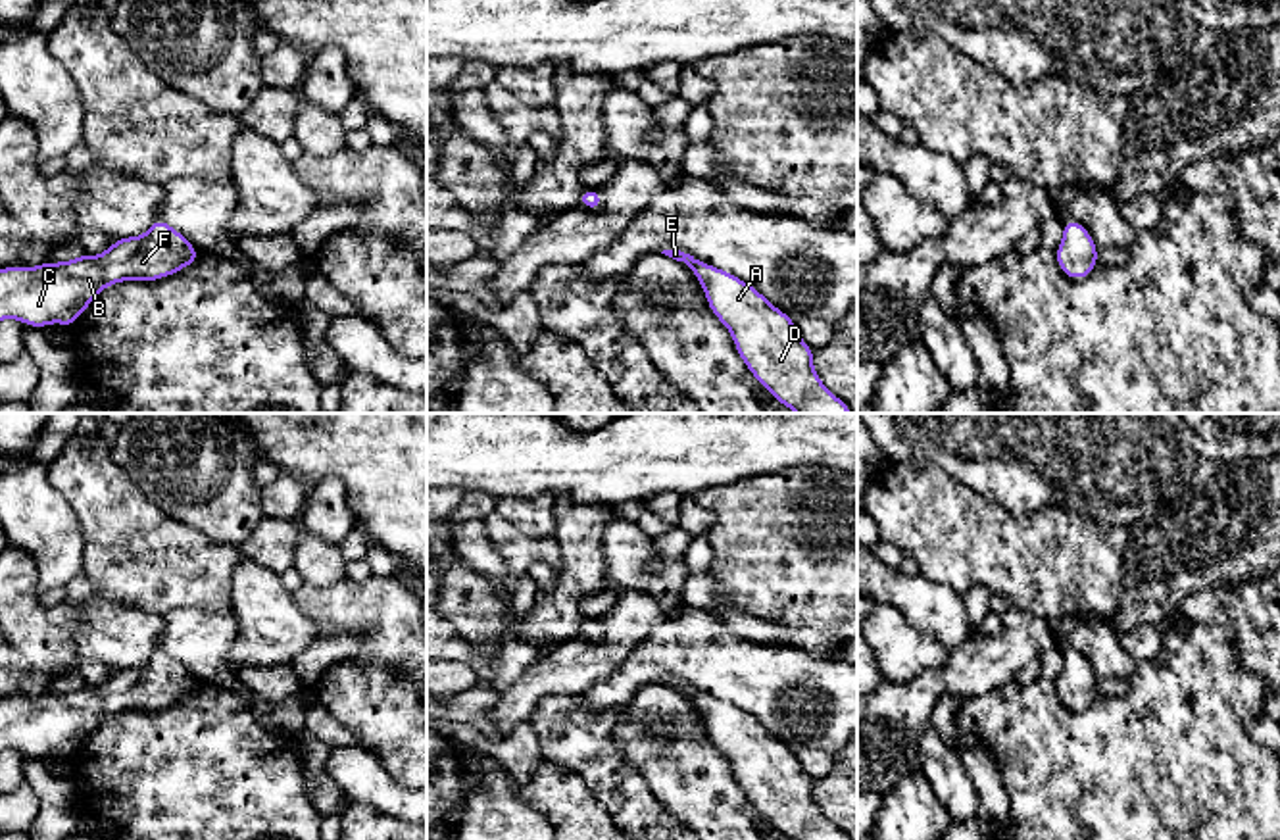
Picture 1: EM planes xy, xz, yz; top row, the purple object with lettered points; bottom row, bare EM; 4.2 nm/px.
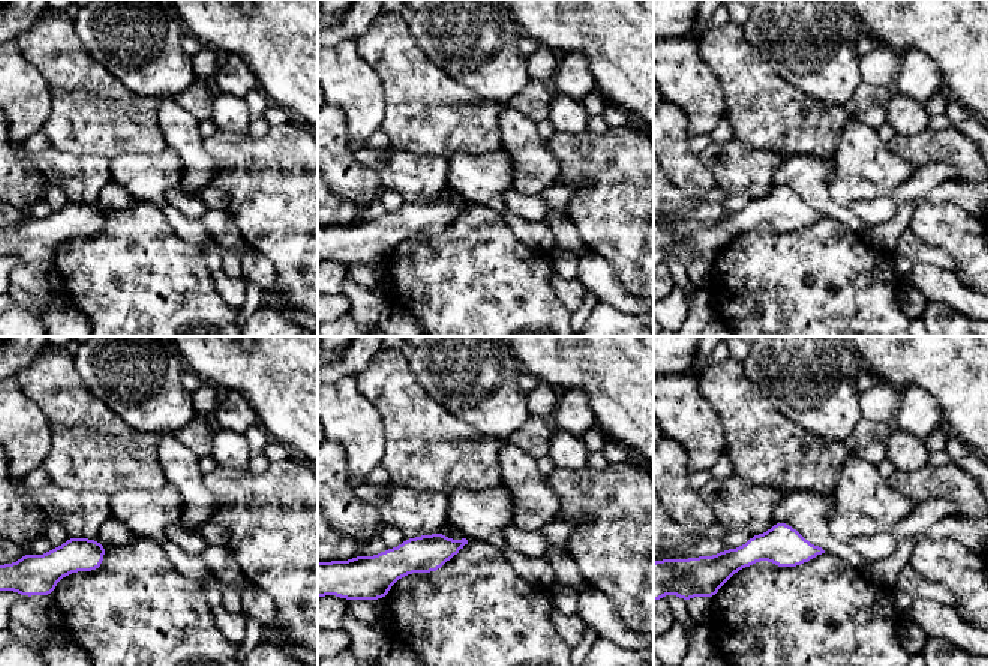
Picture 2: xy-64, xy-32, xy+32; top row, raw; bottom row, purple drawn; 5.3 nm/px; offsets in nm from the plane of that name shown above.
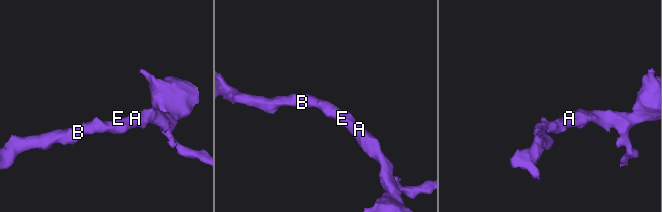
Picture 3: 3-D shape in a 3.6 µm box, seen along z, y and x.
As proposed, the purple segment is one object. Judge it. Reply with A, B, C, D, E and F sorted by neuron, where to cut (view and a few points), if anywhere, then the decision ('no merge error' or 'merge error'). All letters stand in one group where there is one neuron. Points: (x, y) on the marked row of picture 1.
A B C D E F; no cut; no merge error

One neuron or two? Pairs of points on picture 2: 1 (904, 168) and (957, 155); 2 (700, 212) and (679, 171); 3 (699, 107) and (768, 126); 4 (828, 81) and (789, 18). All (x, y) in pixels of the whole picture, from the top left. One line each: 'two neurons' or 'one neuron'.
1: two neurons
2: two neurons
3: two neurons
4: one neuron

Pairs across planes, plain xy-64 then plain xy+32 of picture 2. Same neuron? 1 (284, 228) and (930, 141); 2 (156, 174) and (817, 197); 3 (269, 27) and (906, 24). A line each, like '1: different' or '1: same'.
1: same
2: same
3: same

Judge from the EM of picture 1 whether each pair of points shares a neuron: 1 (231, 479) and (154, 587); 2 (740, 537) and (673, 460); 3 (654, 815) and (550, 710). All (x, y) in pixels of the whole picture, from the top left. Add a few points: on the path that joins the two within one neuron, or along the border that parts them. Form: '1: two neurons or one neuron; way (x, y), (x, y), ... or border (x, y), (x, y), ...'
1: two neurons; border (156, 504), (208, 539), (237, 546)
2: two neurons; border (742, 477), (708, 487), (692, 496)
3: one neuron; way (627, 790), (573, 737)

